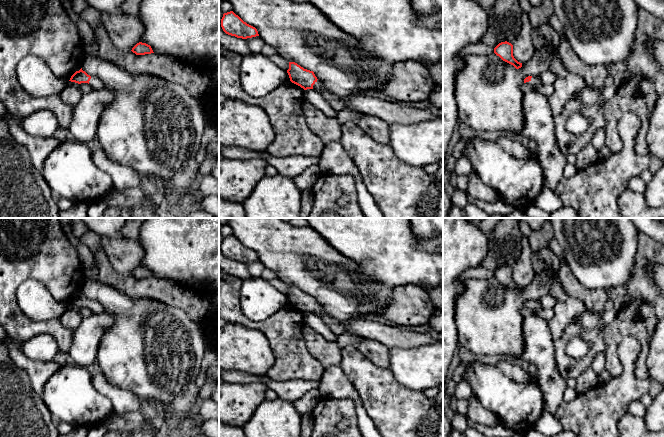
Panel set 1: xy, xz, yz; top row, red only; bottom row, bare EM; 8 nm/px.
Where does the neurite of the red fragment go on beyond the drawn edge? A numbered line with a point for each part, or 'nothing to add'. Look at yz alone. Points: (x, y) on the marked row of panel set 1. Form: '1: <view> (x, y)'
1: yz (535, 81)

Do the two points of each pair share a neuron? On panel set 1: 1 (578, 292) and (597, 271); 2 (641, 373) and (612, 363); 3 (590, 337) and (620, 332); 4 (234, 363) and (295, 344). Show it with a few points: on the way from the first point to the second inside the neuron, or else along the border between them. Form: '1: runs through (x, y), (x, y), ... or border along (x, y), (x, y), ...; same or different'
1: border along (569, 268), (585, 287), (606, 291); different
2: runs through (644, 352), (635, 331), (613, 342); same
3: border along (602, 325), (602, 337), (606, 345), (604, 353); different
4: border along (259, 331), (273, 353), (273, 365), (266, 374); different

